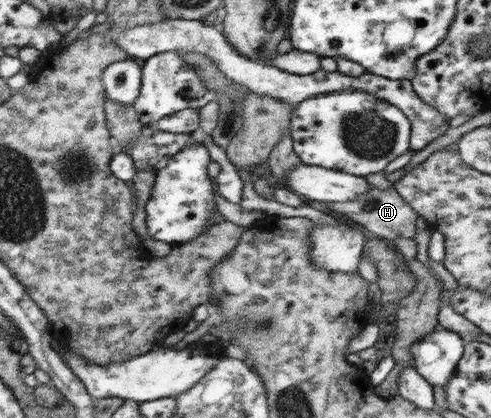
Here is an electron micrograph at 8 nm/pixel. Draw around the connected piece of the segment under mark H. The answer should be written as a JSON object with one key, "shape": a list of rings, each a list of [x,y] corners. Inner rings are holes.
{"shape":[[[370,186],[362,196],[344,202],[328,204],[332,214],[360,226],[369,236],[394,240],[395,238],[416,238],[416,220],[420,214],[405,200],[395,187],[381,190]]]}

